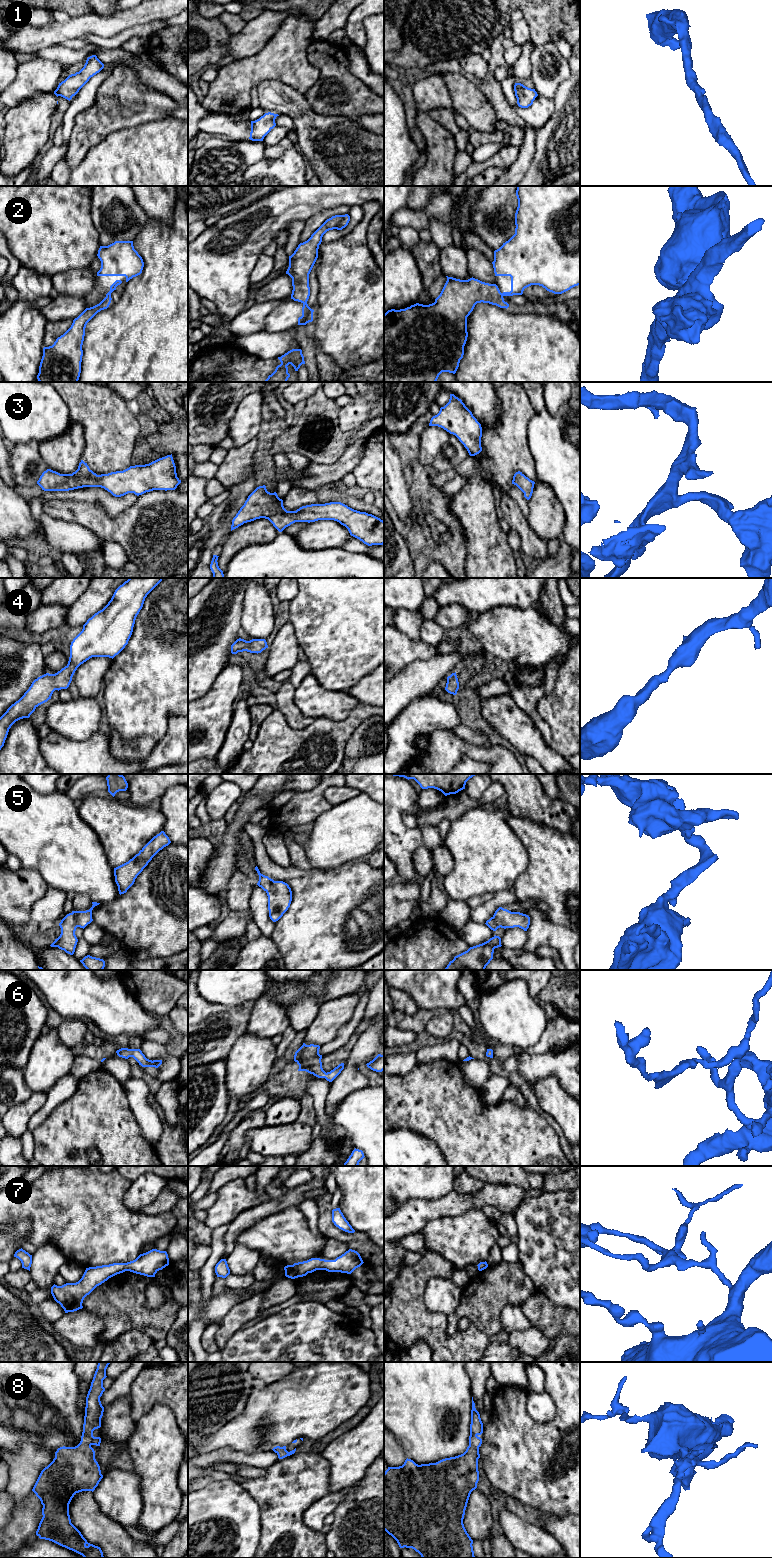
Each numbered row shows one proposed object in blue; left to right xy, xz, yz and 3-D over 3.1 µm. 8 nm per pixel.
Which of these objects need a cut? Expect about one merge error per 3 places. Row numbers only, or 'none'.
2

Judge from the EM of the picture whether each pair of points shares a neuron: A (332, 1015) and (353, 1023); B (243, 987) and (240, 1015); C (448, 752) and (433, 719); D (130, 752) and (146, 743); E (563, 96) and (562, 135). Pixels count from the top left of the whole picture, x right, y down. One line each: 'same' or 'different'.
A: different
B: different
C: different
D: same
E: same

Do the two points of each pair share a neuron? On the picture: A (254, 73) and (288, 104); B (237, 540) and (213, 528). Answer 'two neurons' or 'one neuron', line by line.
A: two neurons
B: two neurons

